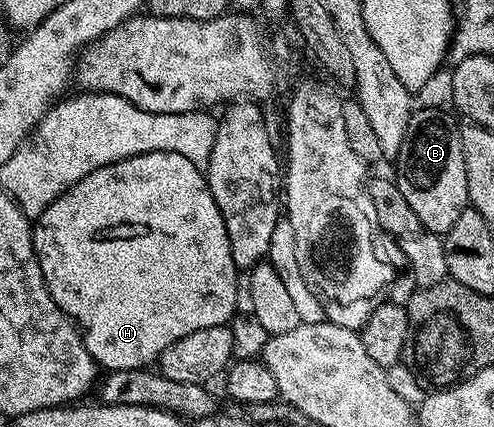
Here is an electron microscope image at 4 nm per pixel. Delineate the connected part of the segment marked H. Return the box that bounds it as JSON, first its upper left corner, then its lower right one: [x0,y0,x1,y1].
[32,151,239,370]

